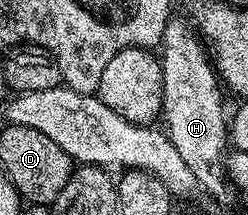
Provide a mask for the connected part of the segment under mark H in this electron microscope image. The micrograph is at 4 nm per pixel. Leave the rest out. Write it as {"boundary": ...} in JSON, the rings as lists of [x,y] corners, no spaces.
{"boundary":[[[171,18],[166,23],[160,45],[162,118],[163,121],[166,120],[164,128],[167,136],[176,146],[180,158],[192,170],[199,187],[214,196],[222,196],[226,192],[226,184],[228,185],[223,162],[226,152],[224,146],[227,147],[228,144],[228,118],[222,106],[223,89],[219,77],[209,55],[203,52],[198,42],[199,37],[195,36],[186,29],[185,22],[178,18]]]}

